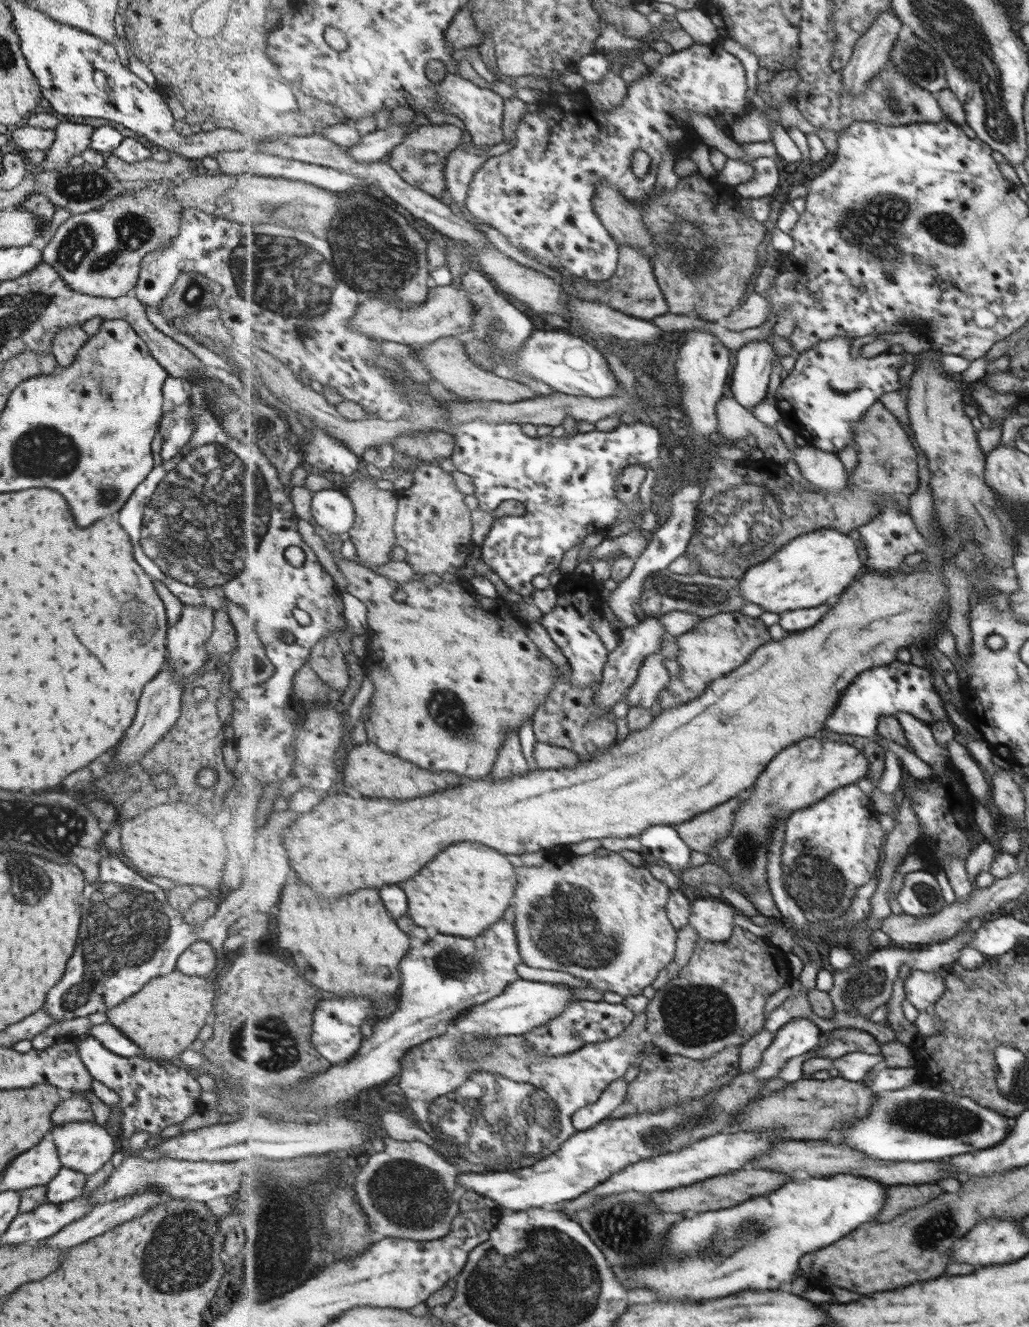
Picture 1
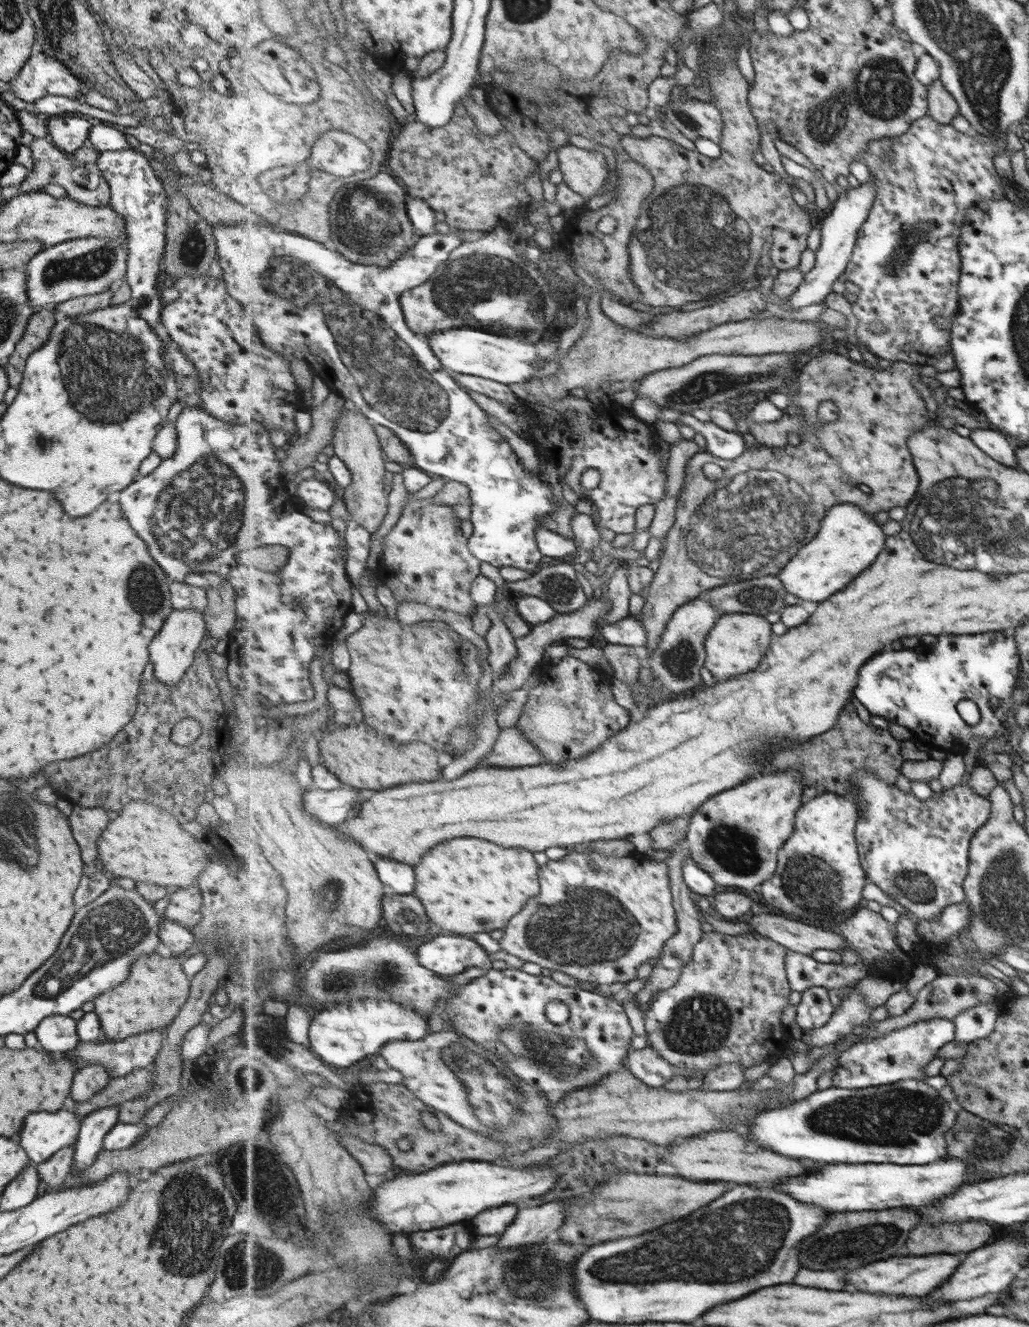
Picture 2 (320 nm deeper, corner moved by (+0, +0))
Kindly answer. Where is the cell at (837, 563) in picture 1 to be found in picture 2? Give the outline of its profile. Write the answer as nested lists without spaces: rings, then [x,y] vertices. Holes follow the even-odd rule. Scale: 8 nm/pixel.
[[[854,503],[834,505],[826,515],[818,536],[805,546],[786,566],[779,578],[790,593],[815,607],[848,588],[864,570],[868,570],[886,550],[889,536],[867,510]]]

